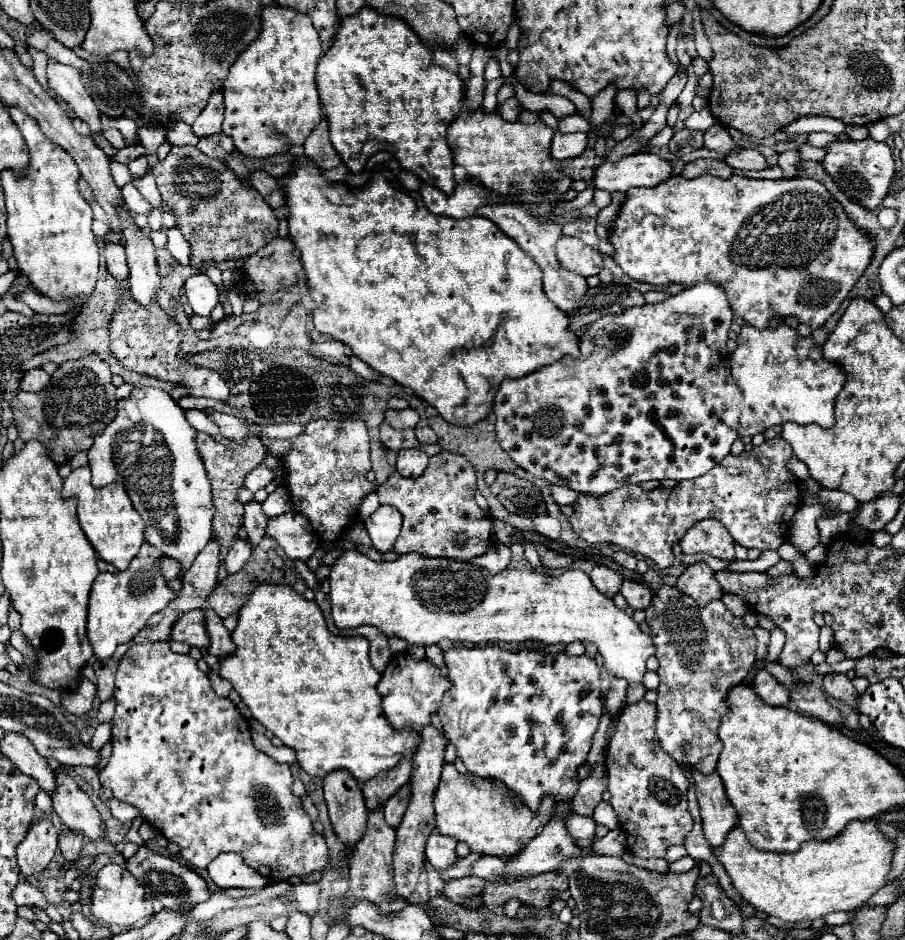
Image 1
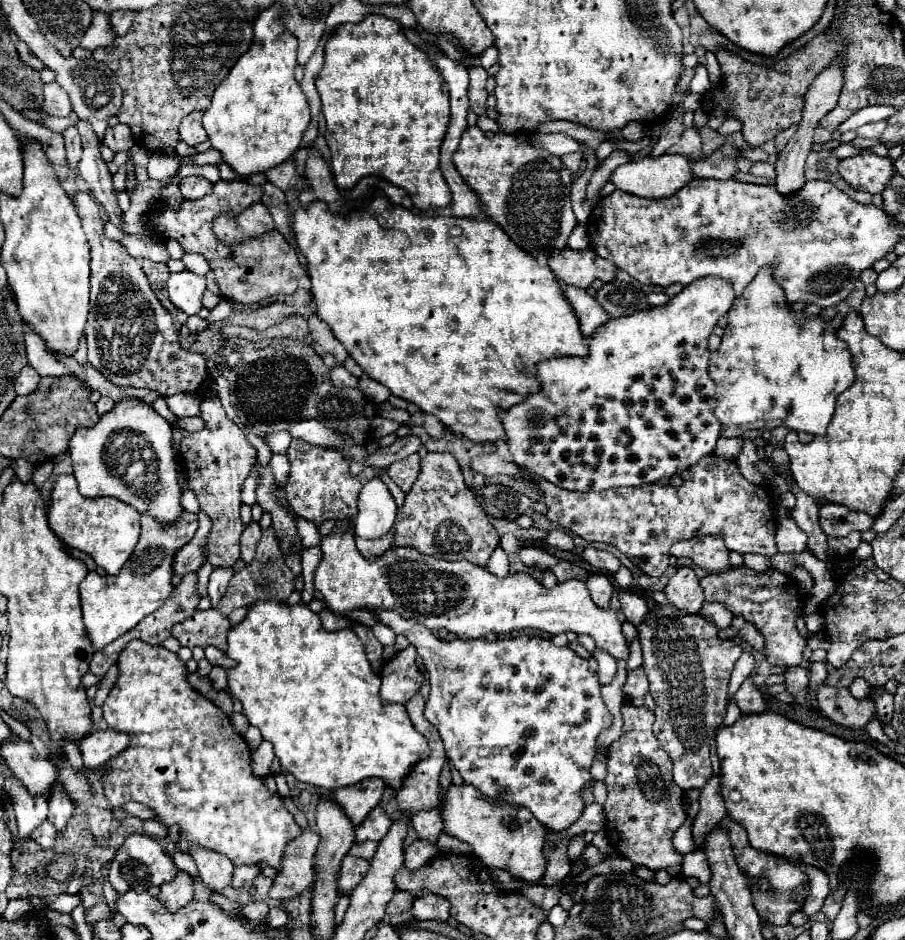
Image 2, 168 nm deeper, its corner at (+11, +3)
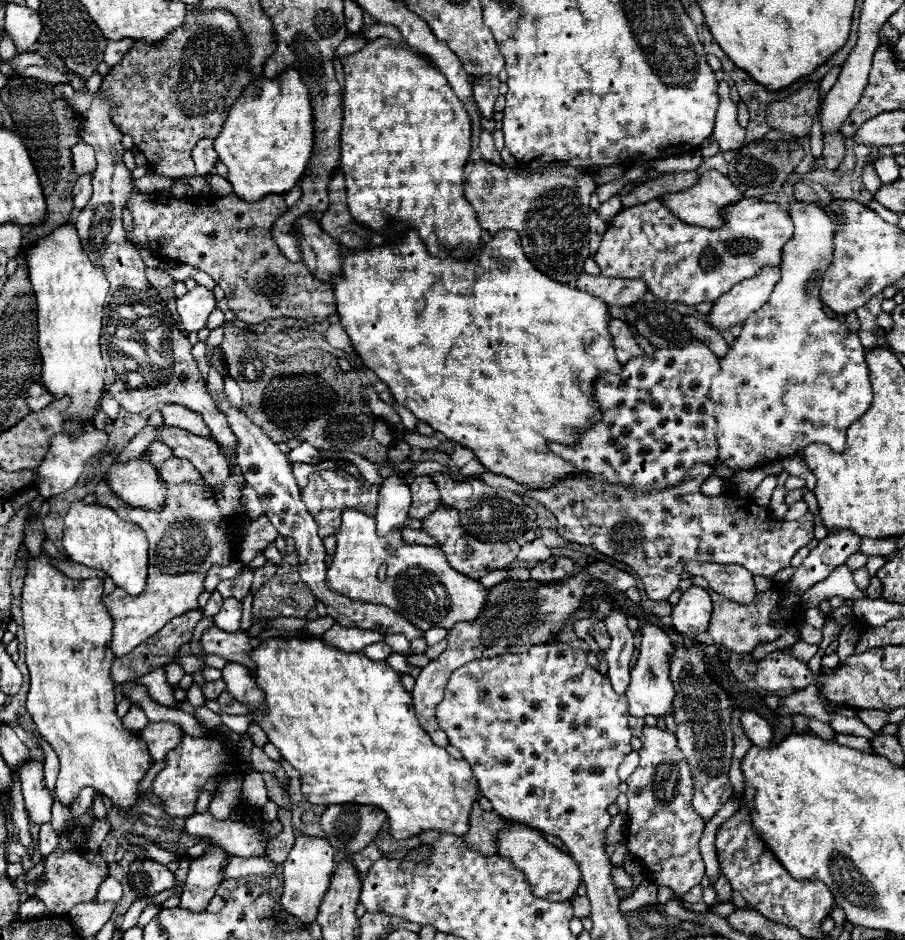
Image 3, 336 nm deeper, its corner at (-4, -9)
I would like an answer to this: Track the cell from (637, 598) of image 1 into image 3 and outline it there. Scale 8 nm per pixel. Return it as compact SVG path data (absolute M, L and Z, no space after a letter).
M644 622L640 626L642 634L642 646L640 646L640 656L636 666L632 668L632 682L626 690L628 696L628 706L632 716L664 716L672 714L672 698L674 698L674 686L668 676L668 656L672 654L672 642L670 636L656 624Z

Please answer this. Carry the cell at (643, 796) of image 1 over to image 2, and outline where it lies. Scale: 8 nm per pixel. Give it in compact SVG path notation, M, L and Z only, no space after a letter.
M629 700L623 702L621 706L623 712L623 734L617 742L609 746L609 756L607 756L607 768L609 774L605 778L607 786L607 800L605 800L605 814L607 814L607 824L605 824L605 834L611 842L611 846L625 858L629 858L635 866L645 866L653 872L657 870L667 870L671 876L681 876L681 862L683 856L675 850L673 846L673 834L675 830L687 820L685 812L685 794L677 784L673 784L673 764L669 760L669 754L659 746L651 726L655 722L655 714L649 712L645 706L637 708Z

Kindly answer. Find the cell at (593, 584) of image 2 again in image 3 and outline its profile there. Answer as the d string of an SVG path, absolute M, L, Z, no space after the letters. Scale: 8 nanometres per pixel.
M612 610L610 616L604 620L606 630L612 638L604 660L608 662L608 678L612 688L618 694L624 694L630 684L630 658L634 652L634 634L626 624L626 614L622 610Z

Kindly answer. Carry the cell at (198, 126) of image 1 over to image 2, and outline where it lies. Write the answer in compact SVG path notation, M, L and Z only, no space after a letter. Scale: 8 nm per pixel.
M191 112L189 116L185 116L185 120L181 120L179 132L181 132L181 140L185 144L197 146L207 140L207 132L201 126L201 118L203 118L203 112Z

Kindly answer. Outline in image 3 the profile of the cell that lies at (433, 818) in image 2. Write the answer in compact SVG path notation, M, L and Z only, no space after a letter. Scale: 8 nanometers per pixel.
M274 636L274 638L266 638L264 642L260 642L258 648L254 648L250 652L250 658L256 664L256 684L264 690L264 704L260 704L256 708L256 712L252 712L252 720L266 732L268 740L278 748L282 758L286 762L290 762L300 772L302 794L312 804L330 806L330 804L356 802L356 804L380 806L388 814L390 834L396 840L410 838L410 836L416 836L416 834L428 832L428 830L436 830L436 832L442 832L442 834L454 834L454 836L464 836L466 834L470 808L472 808L472 802L478 798L478 784L476 784L476 778L470 770L470 764L466 760L454 760L444 748L436 746L430 740L430 736L420 728L420 724L414 716L414 706L412 706L410 692L404 690L404 686L400 684L400 674L396 670L392 670L386 660L374 662L364 652L342 652L340 648L326 644L322 640L322 636L306 636L306 638L298 638L298 636L276 638Z

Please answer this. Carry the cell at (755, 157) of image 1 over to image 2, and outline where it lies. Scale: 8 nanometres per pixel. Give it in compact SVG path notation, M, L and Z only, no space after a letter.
M755 162L755 164L753 164L753 168L751 168L751 174L775 180L775 166L773 166L773 164L769 164L769 162Z

